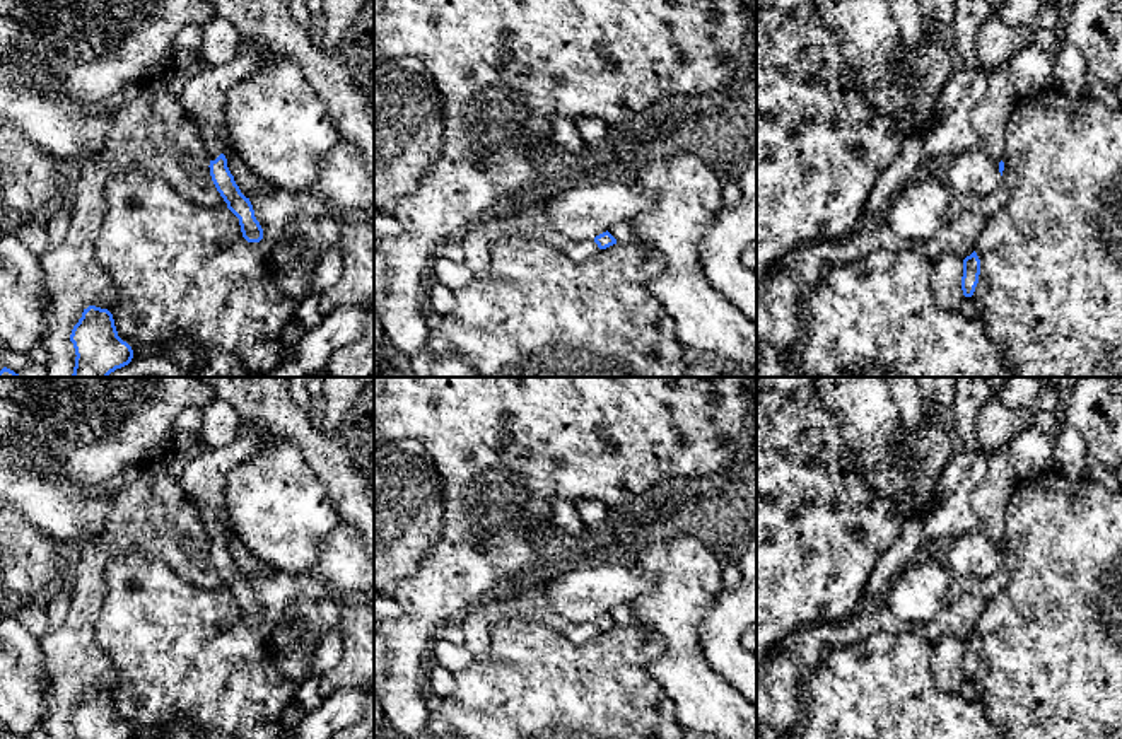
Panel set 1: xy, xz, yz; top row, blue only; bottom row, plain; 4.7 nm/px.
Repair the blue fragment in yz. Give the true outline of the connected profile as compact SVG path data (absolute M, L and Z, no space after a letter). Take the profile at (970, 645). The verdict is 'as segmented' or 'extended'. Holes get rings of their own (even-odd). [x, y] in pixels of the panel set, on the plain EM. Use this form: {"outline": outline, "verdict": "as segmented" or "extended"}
{"outline": "M973 633L970 638L963 642L963 659L961 659L961 672L965 679L972 679L975 669L979 666L980 657L980 642Z", "verdict": "as segmented"}

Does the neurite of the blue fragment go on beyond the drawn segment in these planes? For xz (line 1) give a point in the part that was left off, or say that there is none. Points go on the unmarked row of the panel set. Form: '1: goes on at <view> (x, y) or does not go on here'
1: does not go on here

